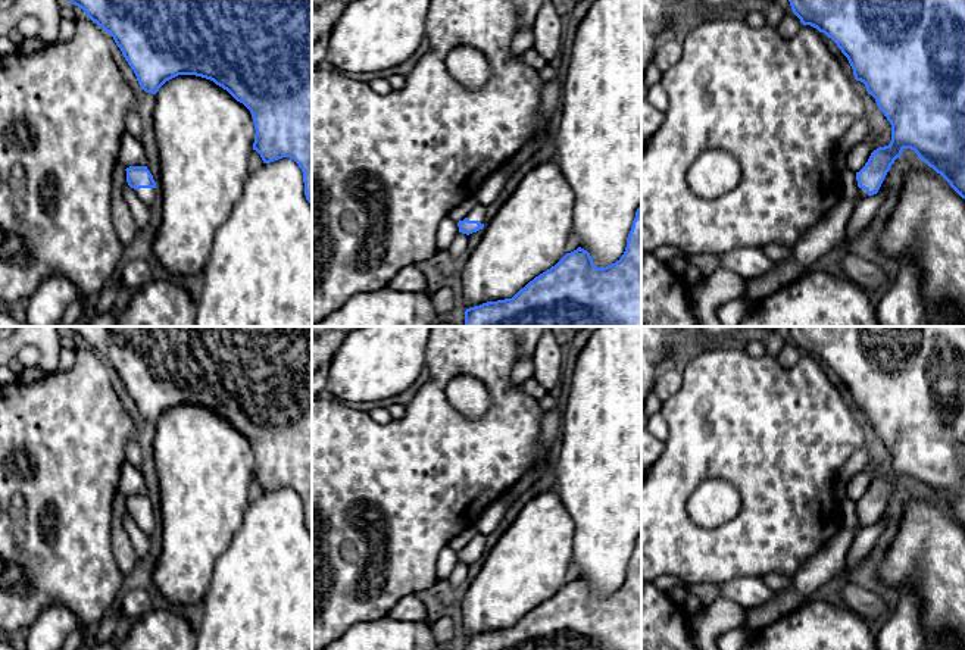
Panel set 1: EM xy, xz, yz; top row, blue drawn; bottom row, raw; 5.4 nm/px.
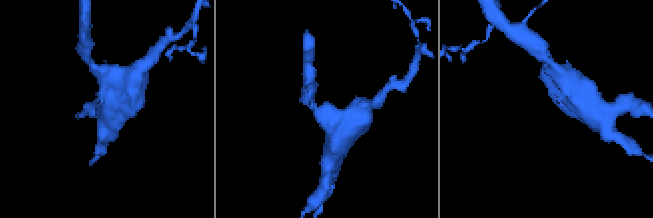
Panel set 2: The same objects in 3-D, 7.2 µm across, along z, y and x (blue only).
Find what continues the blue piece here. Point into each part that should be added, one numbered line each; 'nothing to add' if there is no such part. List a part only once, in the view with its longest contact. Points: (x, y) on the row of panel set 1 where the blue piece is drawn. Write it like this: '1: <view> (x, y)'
1: xy (147, 196)

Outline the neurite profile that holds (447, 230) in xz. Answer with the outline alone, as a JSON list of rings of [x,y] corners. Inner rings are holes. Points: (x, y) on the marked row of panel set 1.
[[[446,216],[441,219],[438,224],[438,229],[435,232],[435,246],[437,249],[441,250],[449,250],[452,241],[459,232],[457,221],[455,221],[450,216]]]

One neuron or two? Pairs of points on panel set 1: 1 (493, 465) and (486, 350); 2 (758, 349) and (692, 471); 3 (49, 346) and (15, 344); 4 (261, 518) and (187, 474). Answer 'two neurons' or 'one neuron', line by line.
1: one neuron
2: two neurons
3: one neuron
4: two neurons

